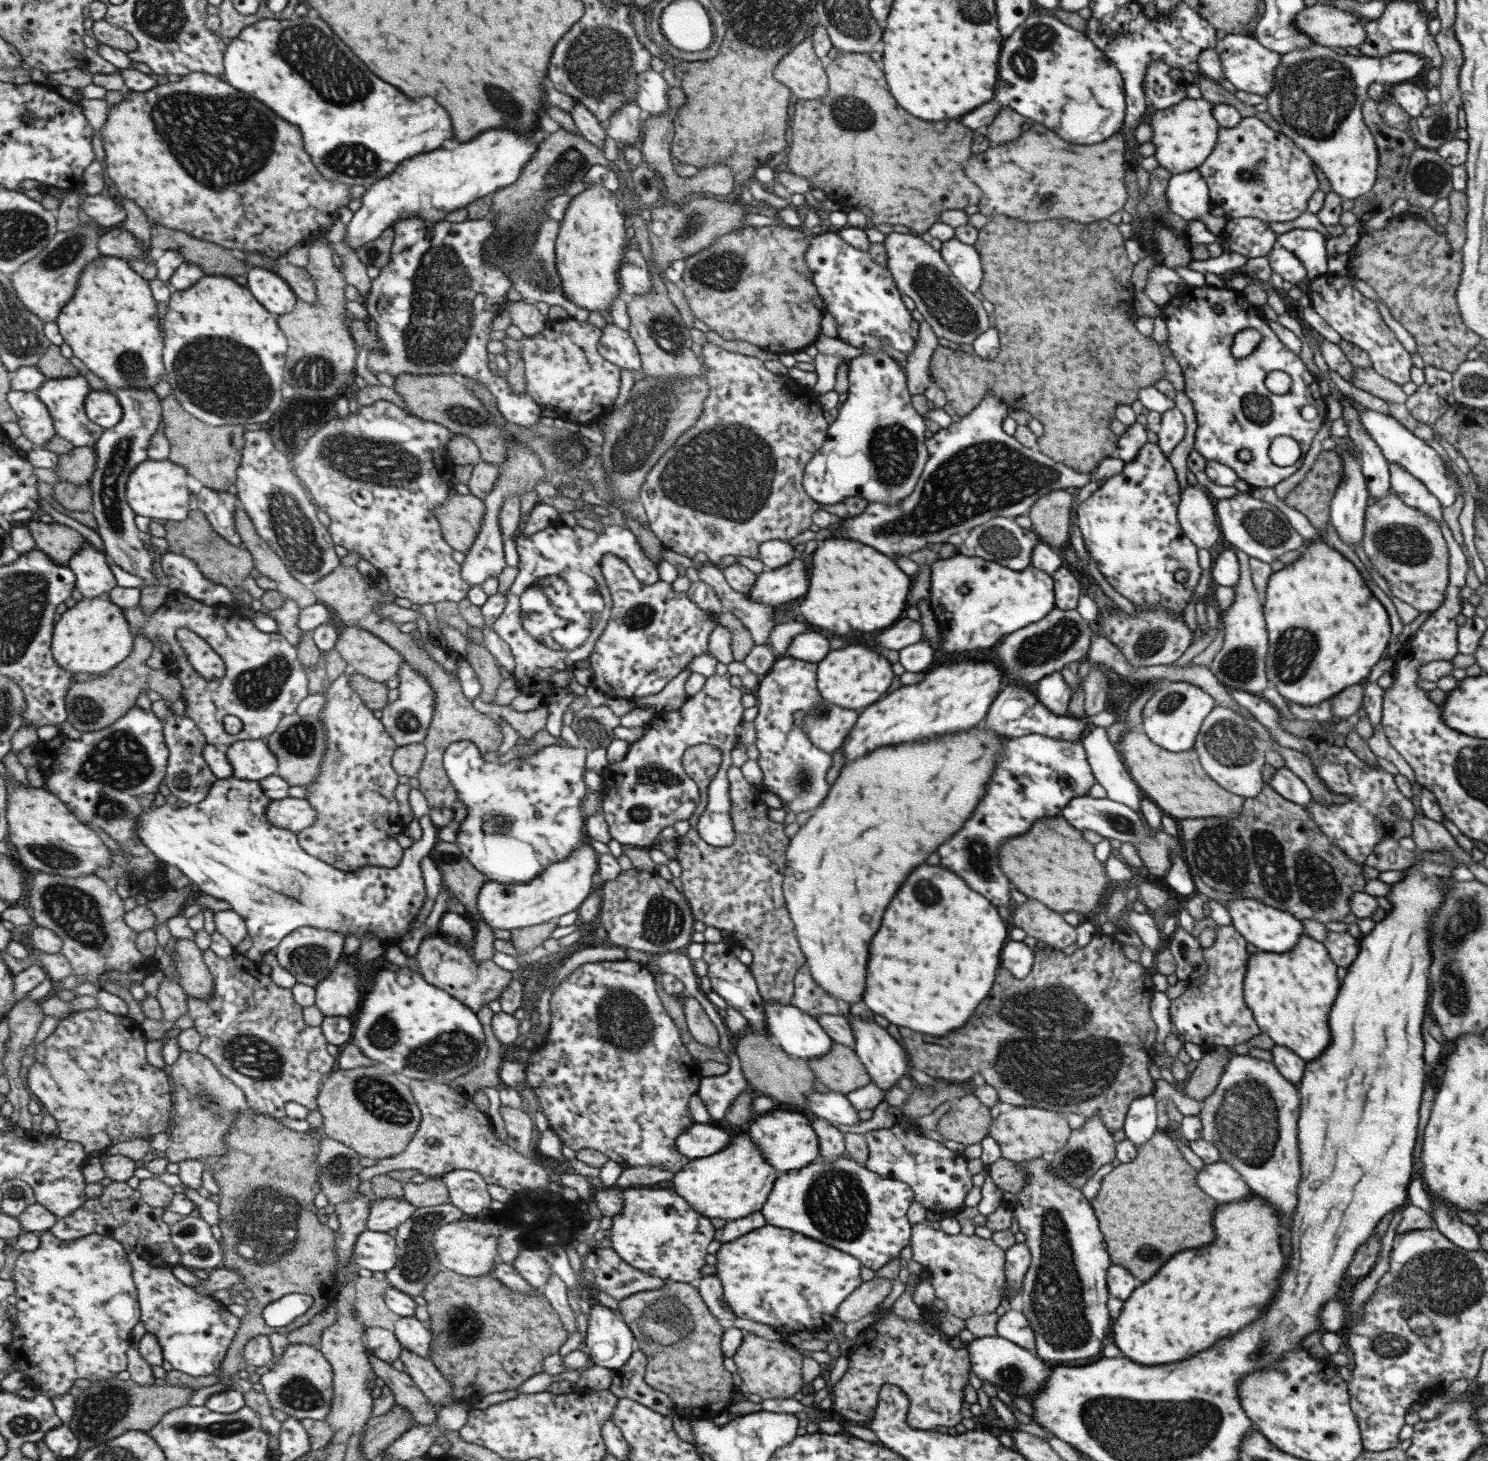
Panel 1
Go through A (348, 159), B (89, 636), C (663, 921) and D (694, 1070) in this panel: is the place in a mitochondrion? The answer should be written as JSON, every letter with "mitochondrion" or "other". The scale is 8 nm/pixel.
{"A":"mitochondrion","B":"other","C":"mitochondrion","D":"other"}

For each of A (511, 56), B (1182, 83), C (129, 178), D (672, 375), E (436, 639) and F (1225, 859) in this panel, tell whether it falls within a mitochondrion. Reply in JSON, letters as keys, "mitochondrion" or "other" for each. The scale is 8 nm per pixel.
{"A":"other","B":"other","C":"other","D":"mitochondrion","E":"other","F":"mitochondrion"}

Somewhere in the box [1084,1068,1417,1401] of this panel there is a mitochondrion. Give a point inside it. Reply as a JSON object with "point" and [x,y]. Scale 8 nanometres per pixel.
{"point":[1247,1120]}

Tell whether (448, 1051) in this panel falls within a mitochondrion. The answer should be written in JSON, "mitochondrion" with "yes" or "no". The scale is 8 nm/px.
{"mitochondrion":"yes"}

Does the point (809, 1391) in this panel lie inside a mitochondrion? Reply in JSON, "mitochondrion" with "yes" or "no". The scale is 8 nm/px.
{"mitochondrion":"no"}

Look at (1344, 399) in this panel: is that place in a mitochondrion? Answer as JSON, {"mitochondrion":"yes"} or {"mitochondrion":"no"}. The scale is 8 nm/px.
{"mitochondrion":"no"}

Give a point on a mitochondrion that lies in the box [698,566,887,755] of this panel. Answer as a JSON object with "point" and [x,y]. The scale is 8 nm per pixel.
{"point":[822,713]}

